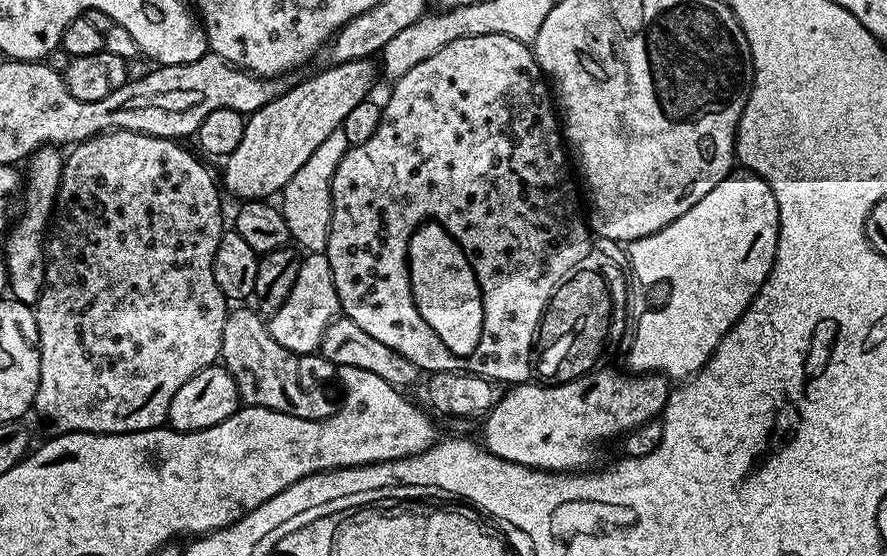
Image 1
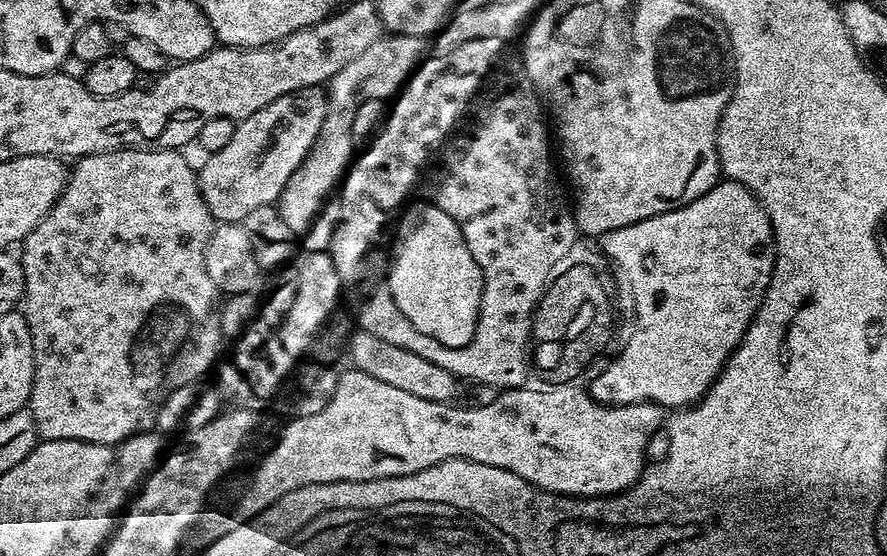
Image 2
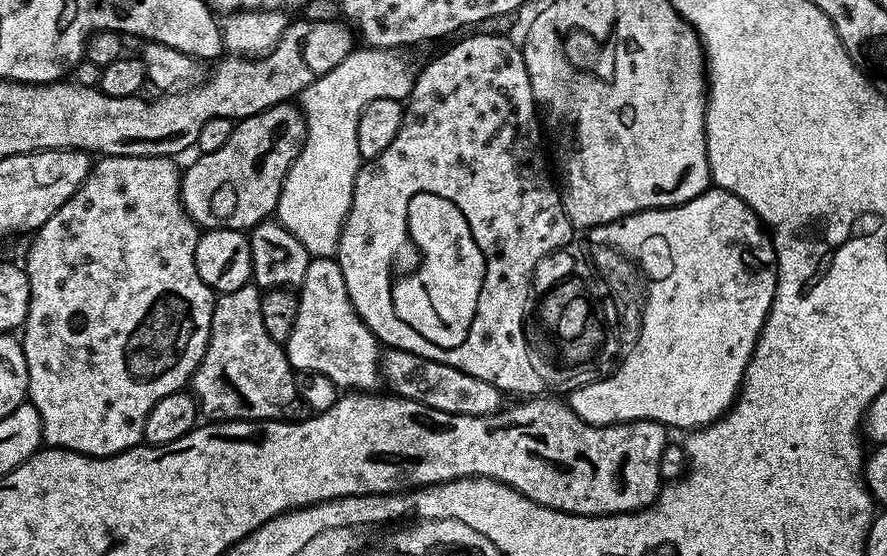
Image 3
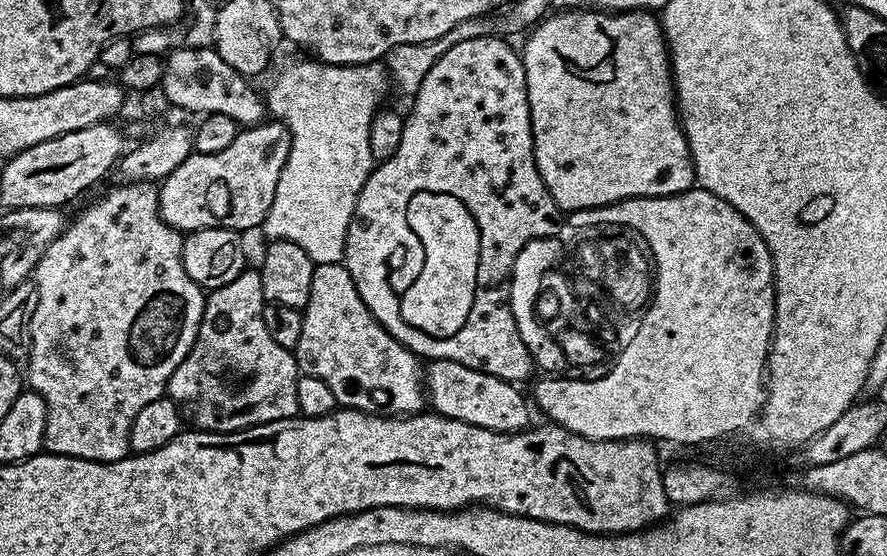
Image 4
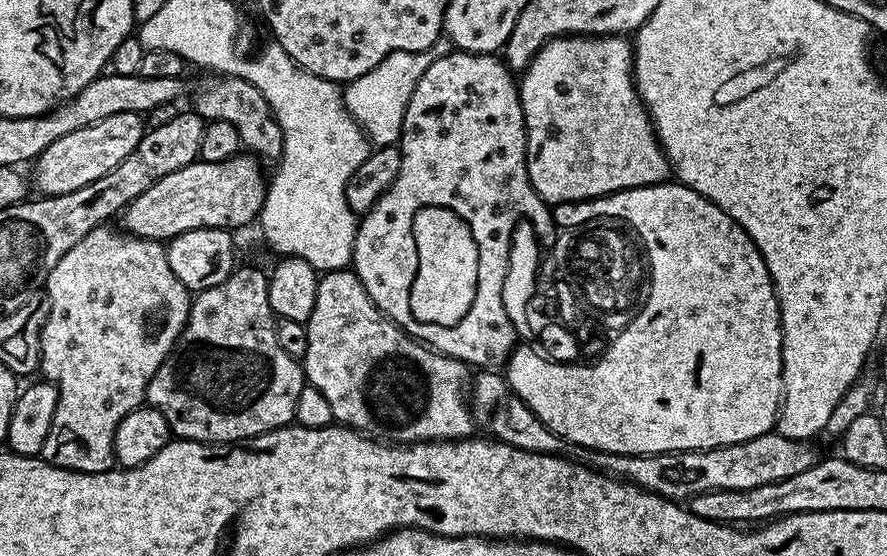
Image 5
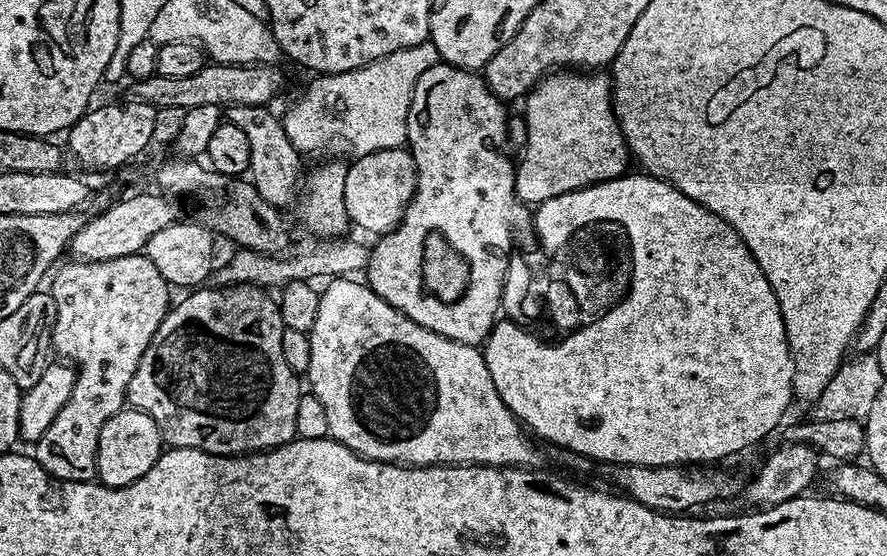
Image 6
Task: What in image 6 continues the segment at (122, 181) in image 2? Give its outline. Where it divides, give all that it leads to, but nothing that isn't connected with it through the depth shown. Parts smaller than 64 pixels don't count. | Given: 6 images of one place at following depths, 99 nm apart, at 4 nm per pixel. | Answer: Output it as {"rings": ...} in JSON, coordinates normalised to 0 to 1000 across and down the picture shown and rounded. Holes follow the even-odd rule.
{"rings":[[[166,457],[123,468],[86,468],[80,473],[57,498],[60,504],[56,523],[63,545],[59,626],[62,638],[63,633],[68,638],[64,642],[83,656],[86,685],[74,730],[65,737],[65,752],[56,759],[52,781],[47,781],[45,793],[39,799],[38,824],[55,853],[67,863],[107,865],[110,784],[115,781],[115,766],[120,766],[120,759],[124,759],[129,745],[142,732],[147,680],[151,680],[156,651],[160,651],[162,631],[169,622],[178,586],[183,586],[189,563],[192,513],[187,500],[183,500],[183,493],[178,493],[178,478],[169,471]]]}

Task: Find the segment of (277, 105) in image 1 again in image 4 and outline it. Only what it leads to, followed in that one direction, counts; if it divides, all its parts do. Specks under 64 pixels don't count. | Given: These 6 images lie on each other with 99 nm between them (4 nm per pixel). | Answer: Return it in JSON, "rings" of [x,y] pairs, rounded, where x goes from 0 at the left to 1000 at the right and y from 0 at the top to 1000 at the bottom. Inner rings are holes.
{"rings":[[[307,212],[276,228],[246,277],[218,272],[179,333],[182,392],[204,421],[229,410],[292,412],[304,378],[304,363],[309,363],[309,342],[313,342],[313,320],[318,299],[322,299],[328,254],[325,228]]]}

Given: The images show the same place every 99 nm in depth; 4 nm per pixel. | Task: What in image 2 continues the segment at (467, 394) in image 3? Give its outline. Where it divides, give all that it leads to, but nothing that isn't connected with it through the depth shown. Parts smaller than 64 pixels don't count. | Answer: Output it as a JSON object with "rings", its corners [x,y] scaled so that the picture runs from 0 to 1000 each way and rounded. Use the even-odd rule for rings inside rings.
{"rings":[[[401,594],[396,604],[397,599],[390,612],[390,640],[397,646],[396,660],[417,673],[417,680],[426,680],[426,687],[436,687],[448,701],[467,709],[467,716],[480,716],[485,723],[499,727],[515,718],[516,678],[507,665],[498,665],[498,658],[489,658],[485,644],[476,644],[476,637],[467,637],[467,629],[453,629],[453,622],[444,622],[444,615],[434,615],[409,594]]]}

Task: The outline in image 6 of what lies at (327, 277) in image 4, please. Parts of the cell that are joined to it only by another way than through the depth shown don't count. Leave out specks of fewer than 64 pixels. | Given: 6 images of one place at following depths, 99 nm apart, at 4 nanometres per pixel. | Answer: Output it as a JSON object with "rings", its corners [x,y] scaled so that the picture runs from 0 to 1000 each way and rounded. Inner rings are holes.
{"rings":[[[374,500],[365,511],[370,513],[361,525],[359,572],[354,576],[352,592],[346,597],[349,608],[349,658],[345,683],[352,689],[351,710],[356,712],[368,736],[370,784],[414,827],[425,827],[432,835],[466,842],[480,842],[485,835],[551,835],[558,842],[598,842],[608,836],[609,813],[600,800],[601,786],[570,730],[570,723],[566,723],[557,694],[557,680],[552,680],[545,631],[538,621],[512,615],[498,601],[489,601],[489,594],[480,594],[480,586],[471,586],[471,579],[458,572],[458,565],[440,550],[440,543],[435,543],[426,529],[422,529],[422,522],[416,518],[409,502],[404,502],[406,500]]]}

